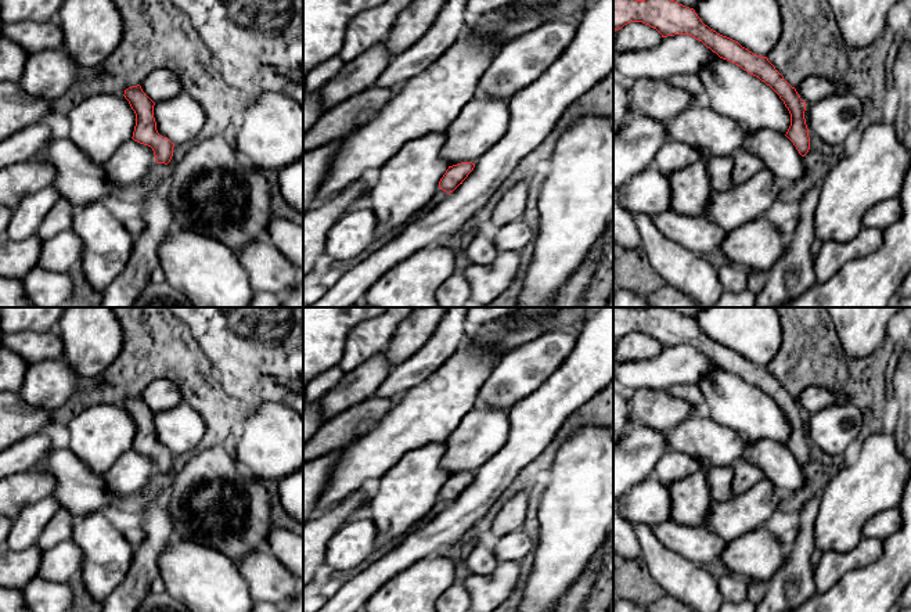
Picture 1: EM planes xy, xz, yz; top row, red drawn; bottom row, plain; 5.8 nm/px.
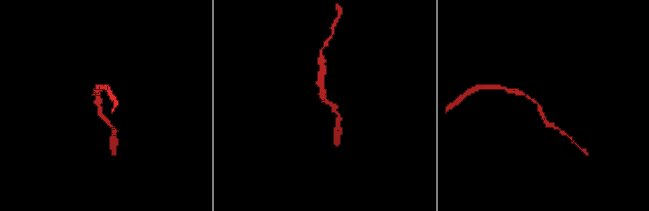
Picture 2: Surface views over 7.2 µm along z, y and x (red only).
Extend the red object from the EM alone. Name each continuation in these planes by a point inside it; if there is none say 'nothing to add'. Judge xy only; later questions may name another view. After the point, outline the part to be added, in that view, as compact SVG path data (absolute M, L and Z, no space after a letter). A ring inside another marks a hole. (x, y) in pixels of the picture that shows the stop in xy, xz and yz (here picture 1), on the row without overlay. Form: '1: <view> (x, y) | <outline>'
nothing to add

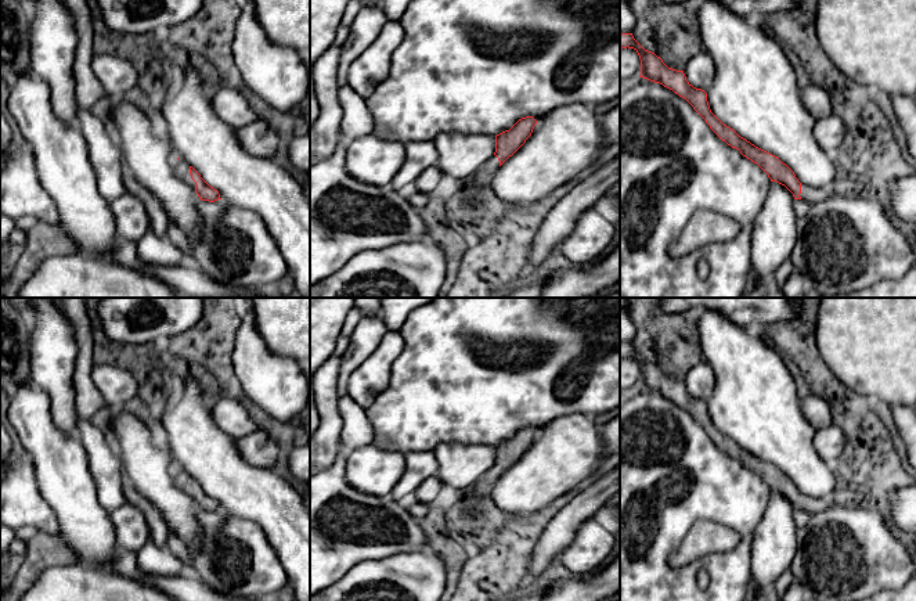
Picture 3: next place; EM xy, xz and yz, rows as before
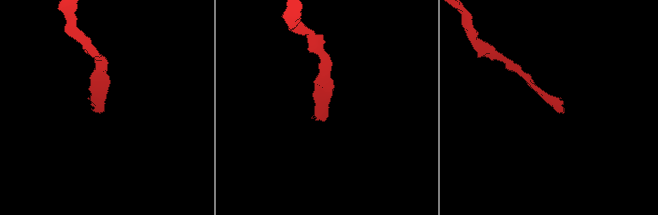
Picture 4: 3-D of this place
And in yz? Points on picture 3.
1: yz (810, 504) | M801 493L801 510L807 511L809 515L816 514L823 510L829 510L841 504L848 504L850 500L836 496L836 497L823 497L823 499L815 499L811 496L807 496Z

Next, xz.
1: xz (475, 501) | M493 465L477 482L462 496L458 518L464 523L475 523L483 519L488 508L488 494L500 478L500 471Z

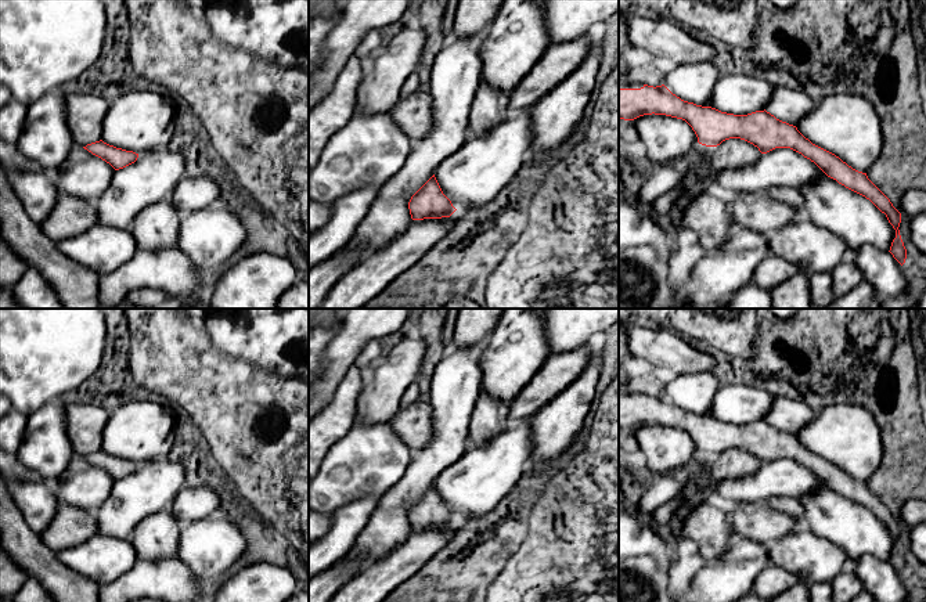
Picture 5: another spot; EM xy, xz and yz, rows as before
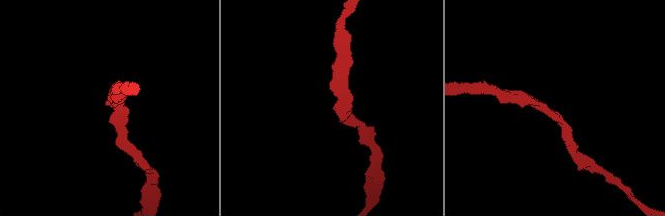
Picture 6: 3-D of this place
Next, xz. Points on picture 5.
nothing to add

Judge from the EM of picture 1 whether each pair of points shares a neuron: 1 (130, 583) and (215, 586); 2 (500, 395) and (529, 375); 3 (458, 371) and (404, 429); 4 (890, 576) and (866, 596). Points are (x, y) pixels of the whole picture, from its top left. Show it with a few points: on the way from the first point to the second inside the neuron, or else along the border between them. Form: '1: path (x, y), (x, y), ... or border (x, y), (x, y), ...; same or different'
1: border (168, 544), (159, 557), (158, 576); different
2: path (507, 388), (522, 375); same
3: path (449, 385), (418, 416); same
4: path (885, 580), (871, 593); same

